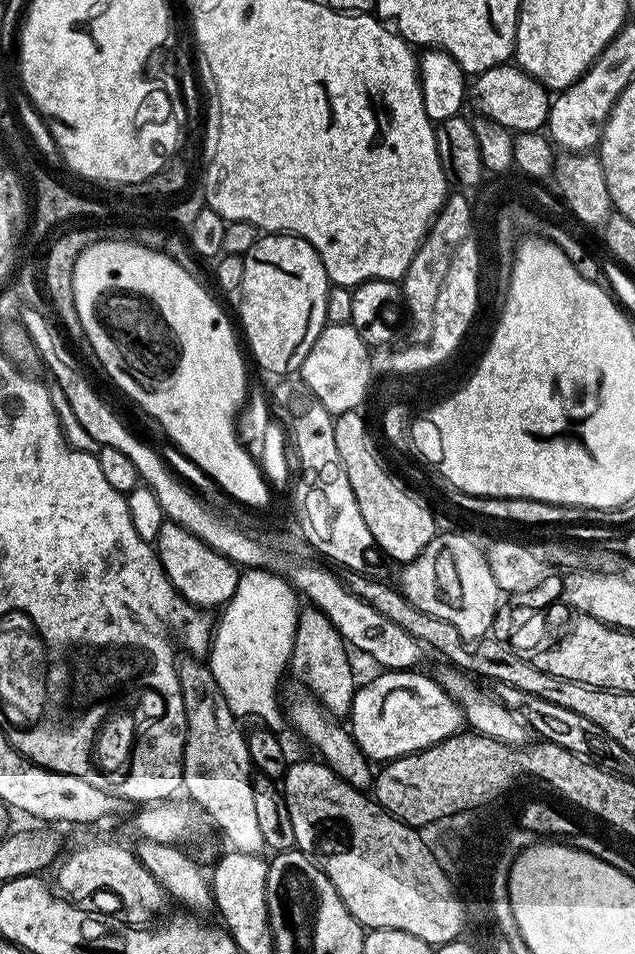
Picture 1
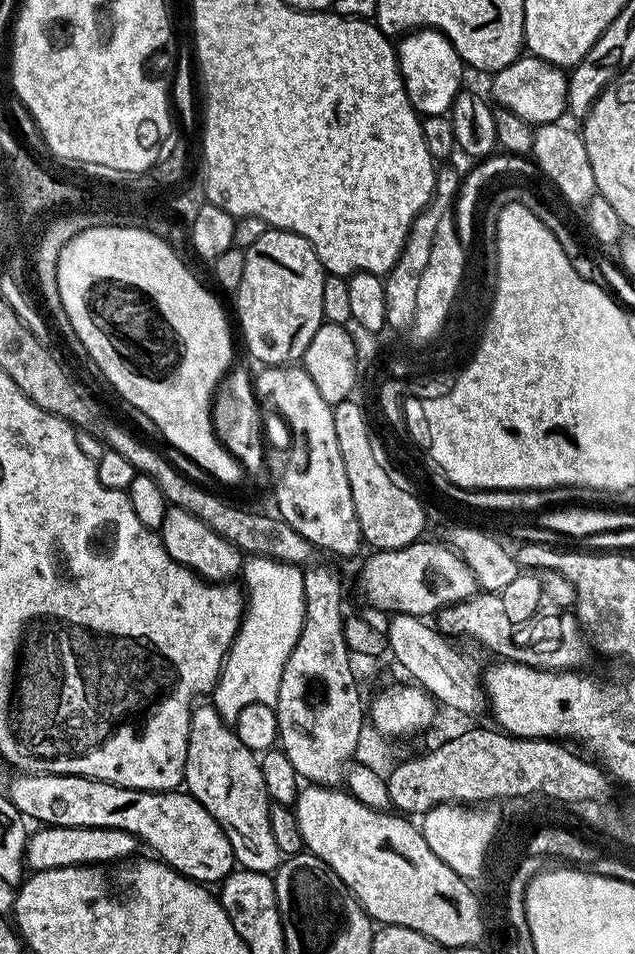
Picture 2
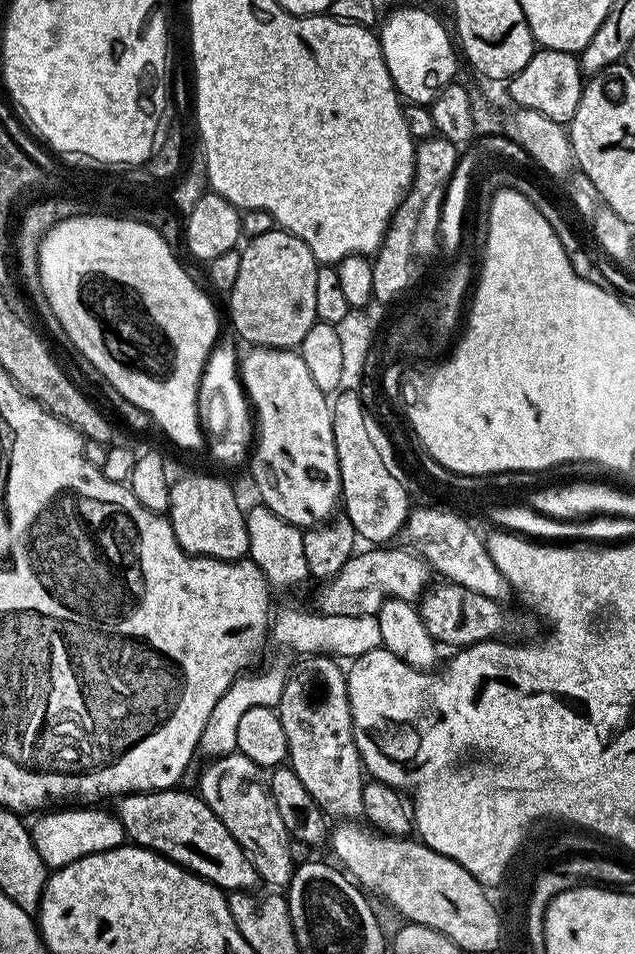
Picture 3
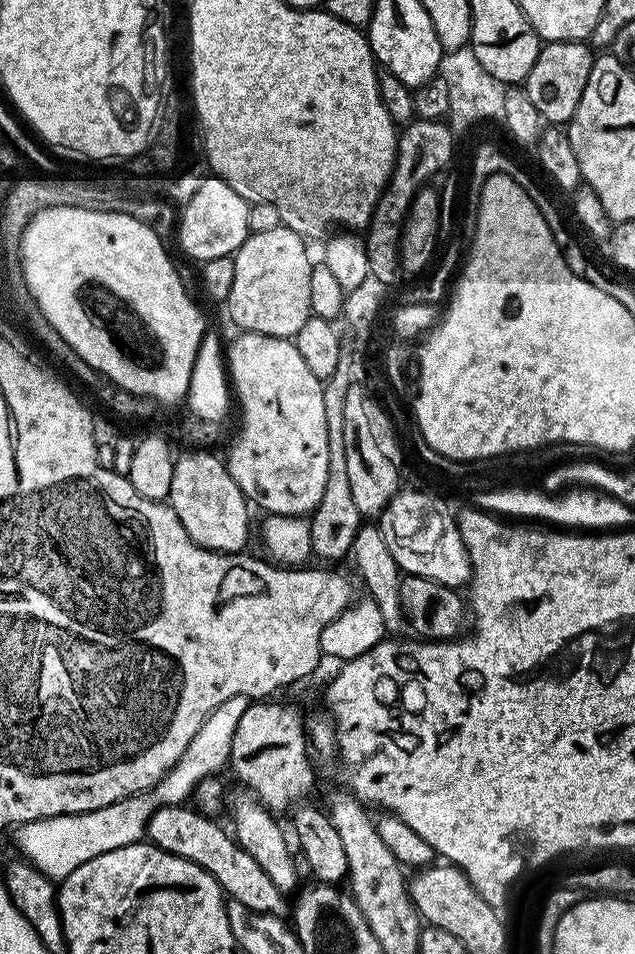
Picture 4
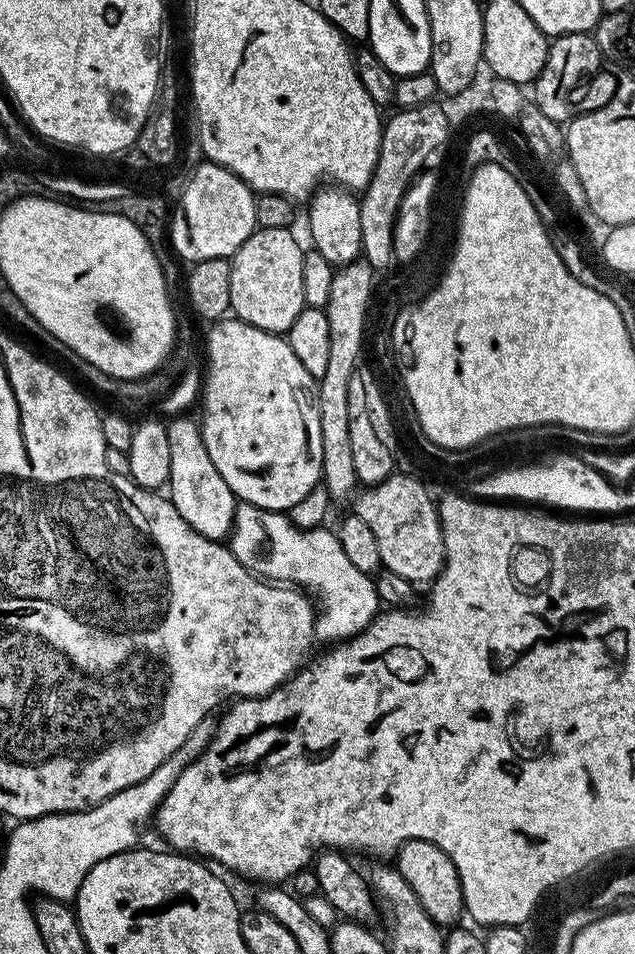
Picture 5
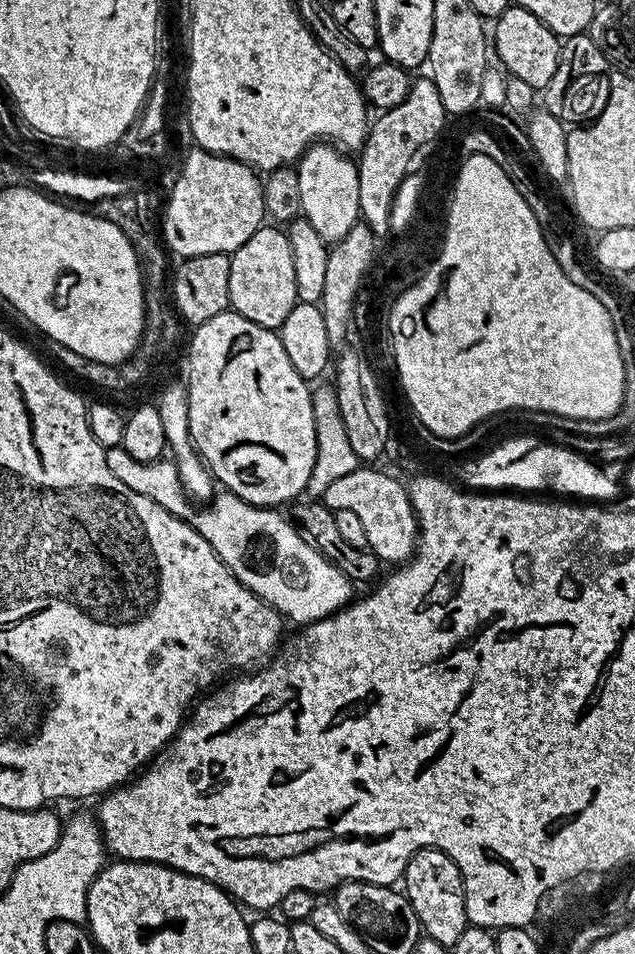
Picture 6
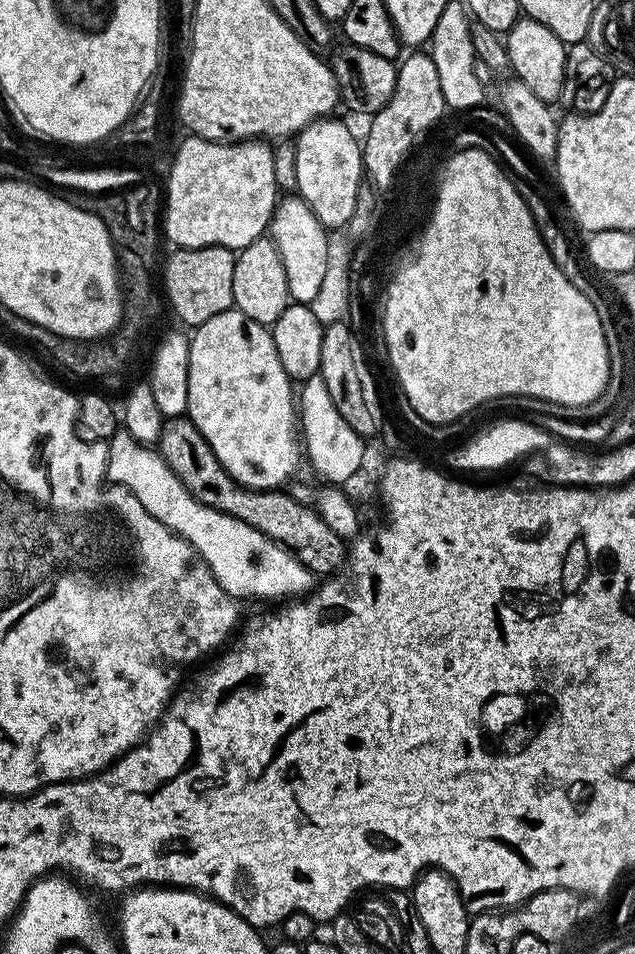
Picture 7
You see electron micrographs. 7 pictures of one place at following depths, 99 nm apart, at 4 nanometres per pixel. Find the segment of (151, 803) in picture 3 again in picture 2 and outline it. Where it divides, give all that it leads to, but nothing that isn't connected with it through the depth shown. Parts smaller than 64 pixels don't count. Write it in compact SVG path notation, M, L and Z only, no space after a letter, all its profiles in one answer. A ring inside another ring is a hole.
M45 772L13 777L6 789L8 801L21 816L29 821L37 820L37 825L126 830L134 834L137 841L144 843L145 840L169 868L205 886L224 881L237 867L236 856L222 826L187 791L144 792L140 788L123 788L105 780L55 776Z

